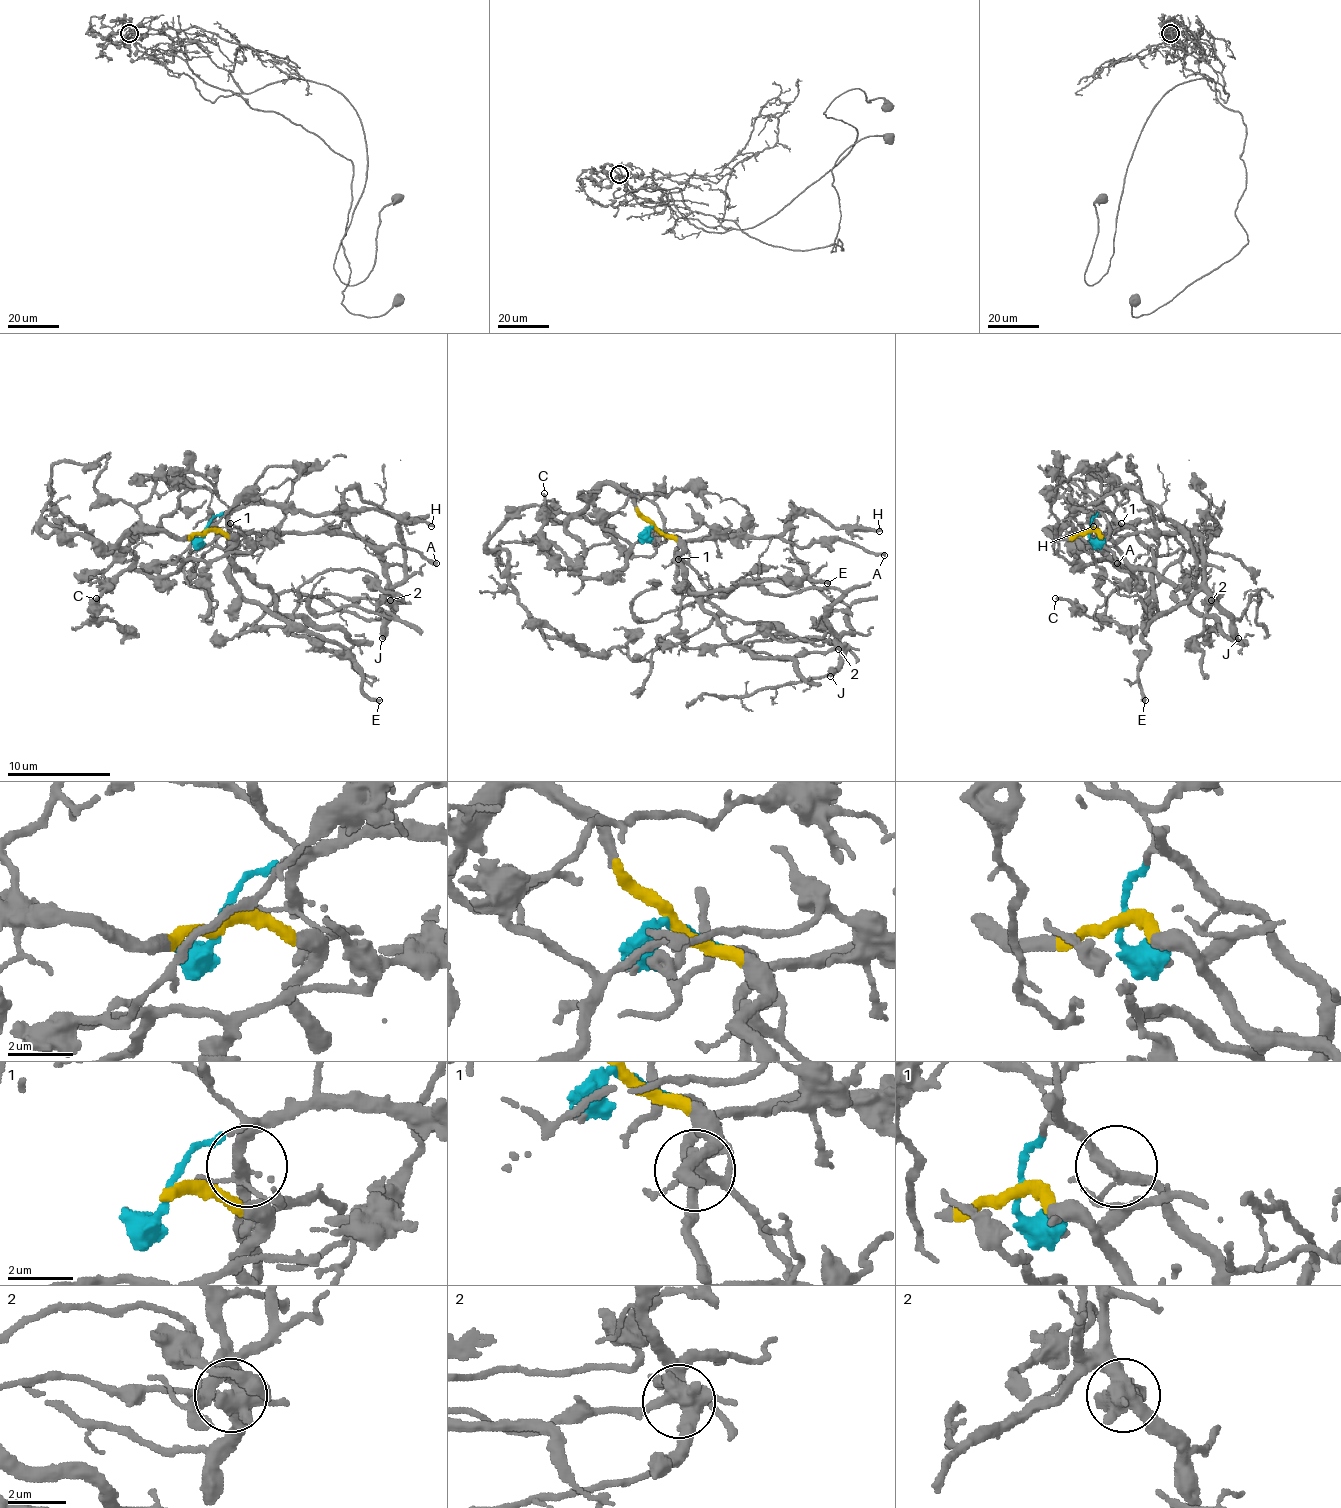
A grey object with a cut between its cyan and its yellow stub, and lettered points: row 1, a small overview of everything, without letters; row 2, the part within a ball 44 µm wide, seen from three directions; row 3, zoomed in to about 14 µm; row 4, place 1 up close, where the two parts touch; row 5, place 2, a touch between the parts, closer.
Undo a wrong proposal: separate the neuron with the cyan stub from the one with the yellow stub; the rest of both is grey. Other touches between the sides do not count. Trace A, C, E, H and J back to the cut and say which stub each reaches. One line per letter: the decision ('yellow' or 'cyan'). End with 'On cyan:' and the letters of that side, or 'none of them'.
A: cyan
C: yellow
E: cyan
H: cyan
J: yellow
On cyan: A, E, H

